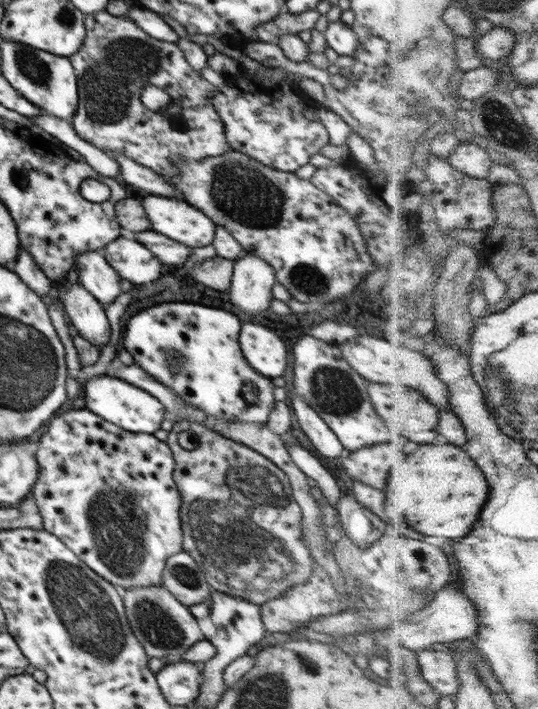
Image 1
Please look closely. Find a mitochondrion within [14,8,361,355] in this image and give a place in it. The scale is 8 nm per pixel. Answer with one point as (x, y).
(108, 85)

